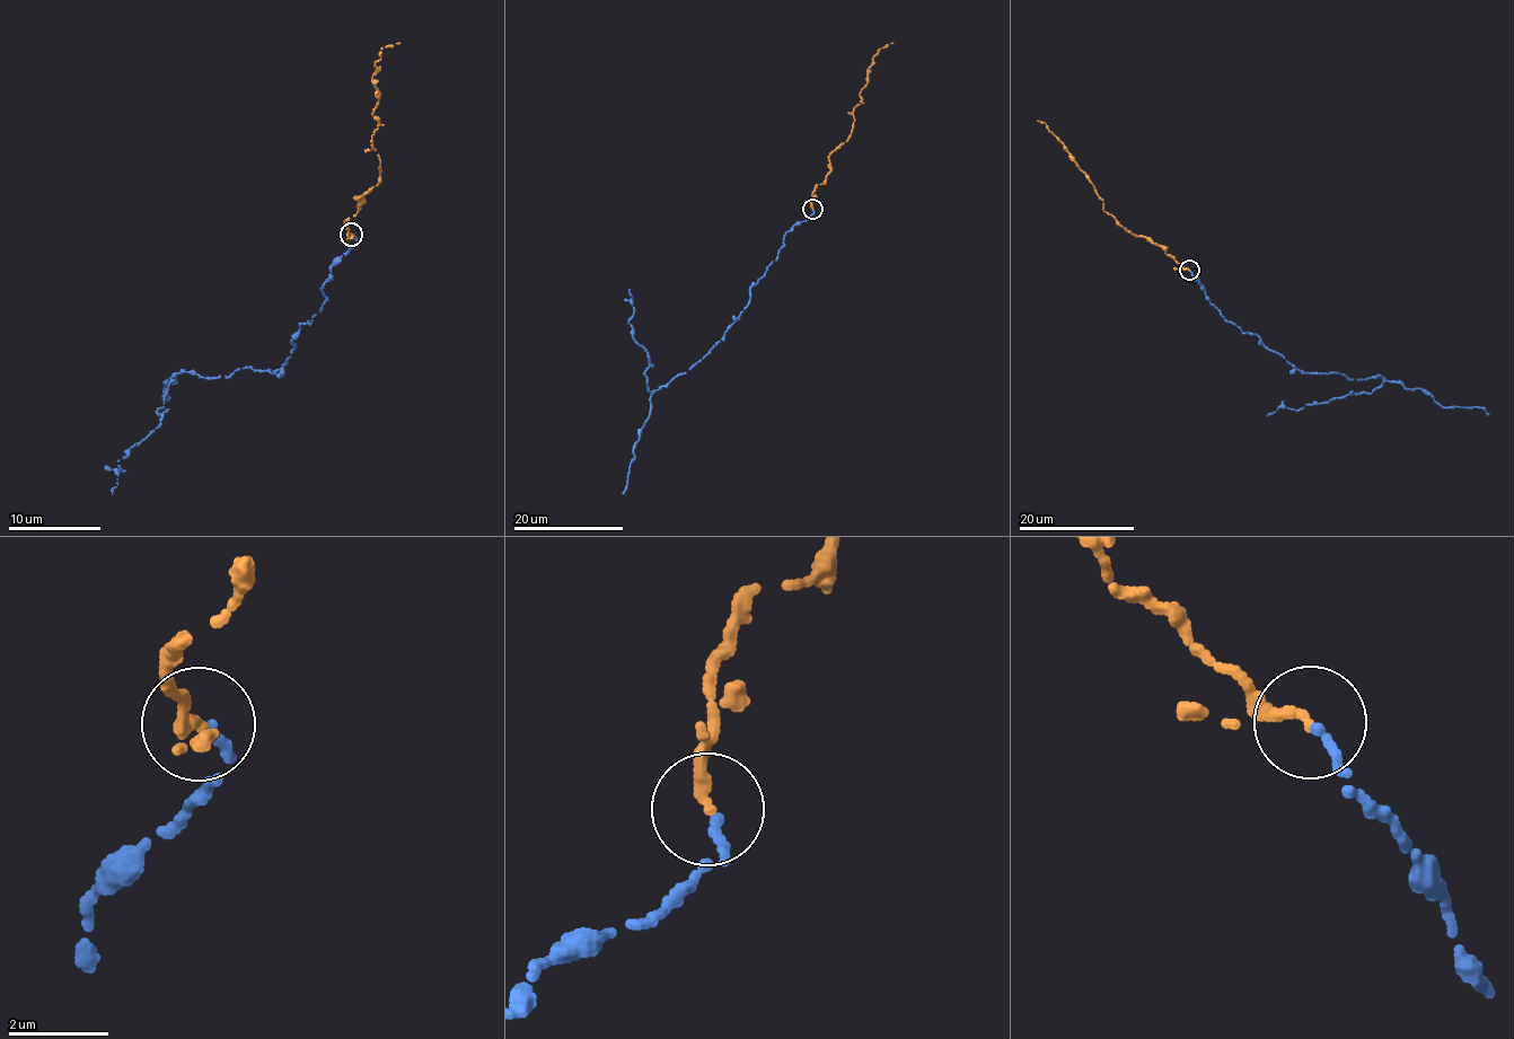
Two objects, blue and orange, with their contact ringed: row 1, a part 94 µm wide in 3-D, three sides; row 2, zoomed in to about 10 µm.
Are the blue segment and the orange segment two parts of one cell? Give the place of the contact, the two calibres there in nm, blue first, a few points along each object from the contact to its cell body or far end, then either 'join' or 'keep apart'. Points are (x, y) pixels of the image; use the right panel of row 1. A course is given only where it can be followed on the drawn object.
(1189, 270) | 220/240 nm | blue via (1189, 270), (1222, 317), (1297, 369), (1384, 380), (1371, 393), (1297, 411), (1279, 406), (1267, 416) | orange via (1189, 270), (1164, 249), (1121, 226), (1105, 211), (1102, 200), (1063, 142), (1049, 131), (1046, 123), (1038, 121) | join

